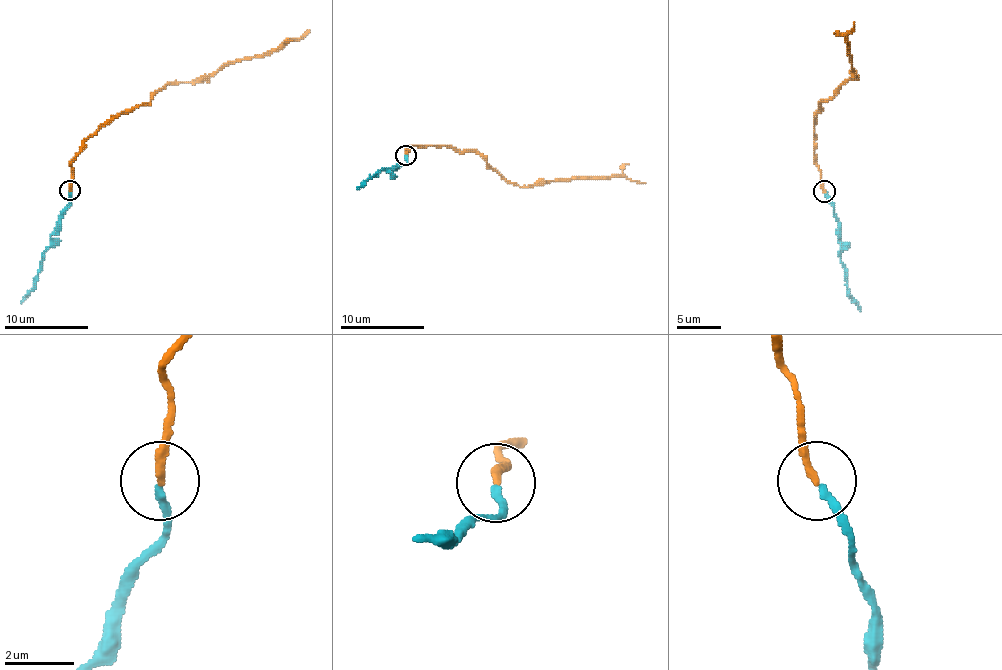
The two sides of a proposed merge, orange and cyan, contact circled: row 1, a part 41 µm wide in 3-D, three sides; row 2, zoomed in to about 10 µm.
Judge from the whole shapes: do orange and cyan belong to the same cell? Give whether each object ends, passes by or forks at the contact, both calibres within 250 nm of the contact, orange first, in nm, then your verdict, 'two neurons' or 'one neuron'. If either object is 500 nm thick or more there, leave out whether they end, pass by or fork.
orange ends; cyan ends; calibres 200 and 220 nm; one neuron

